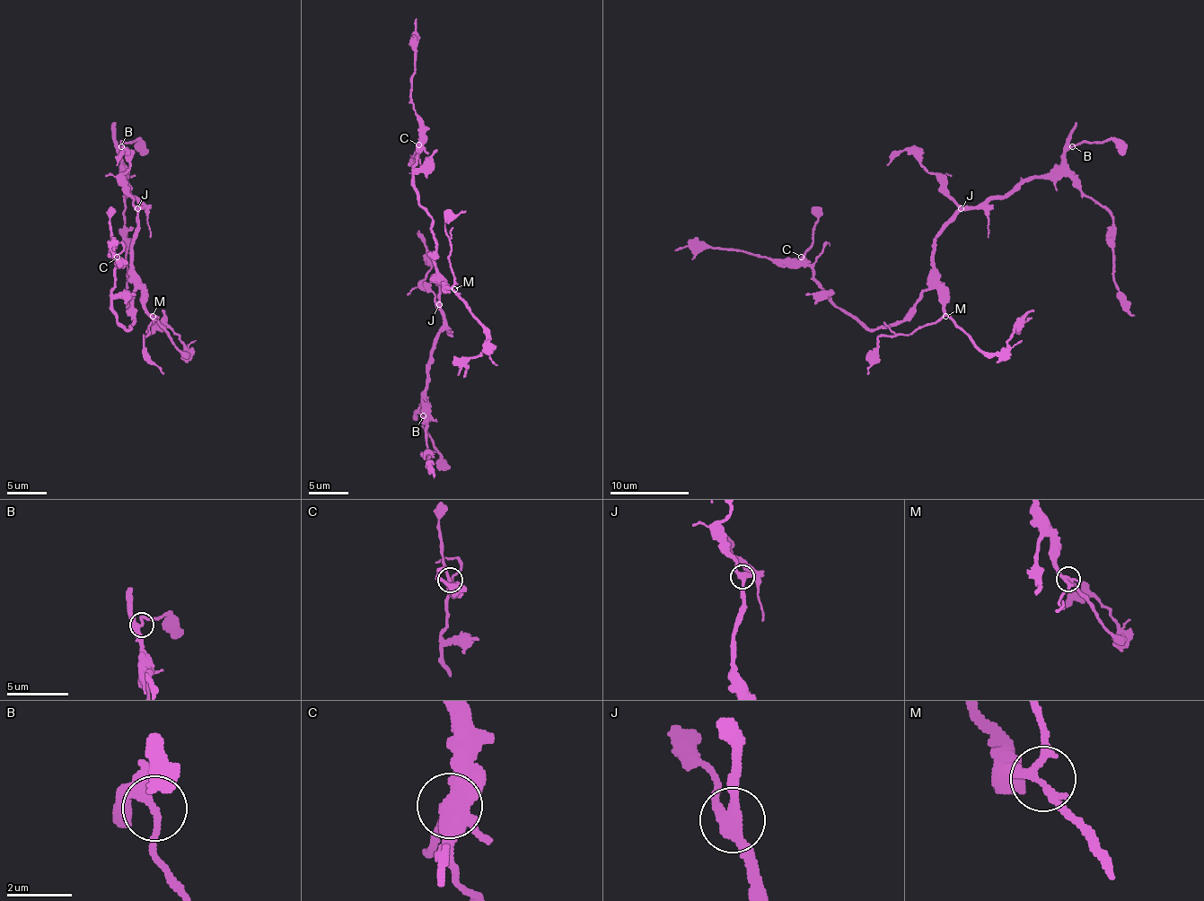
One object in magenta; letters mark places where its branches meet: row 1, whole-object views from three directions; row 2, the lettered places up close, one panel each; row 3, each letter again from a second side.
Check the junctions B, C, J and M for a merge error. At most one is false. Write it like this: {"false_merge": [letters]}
{"false_merge": []}

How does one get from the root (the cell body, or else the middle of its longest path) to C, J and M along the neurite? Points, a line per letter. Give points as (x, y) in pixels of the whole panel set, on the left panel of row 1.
C: (133, 258), (135, 320), (130, 328), (123, 328), (113, 312), (117, 257)
J: (133, 258), (136, 209)
M: (133, 258), (133, 283), (143, 294), (143, 306), (153, 316)

